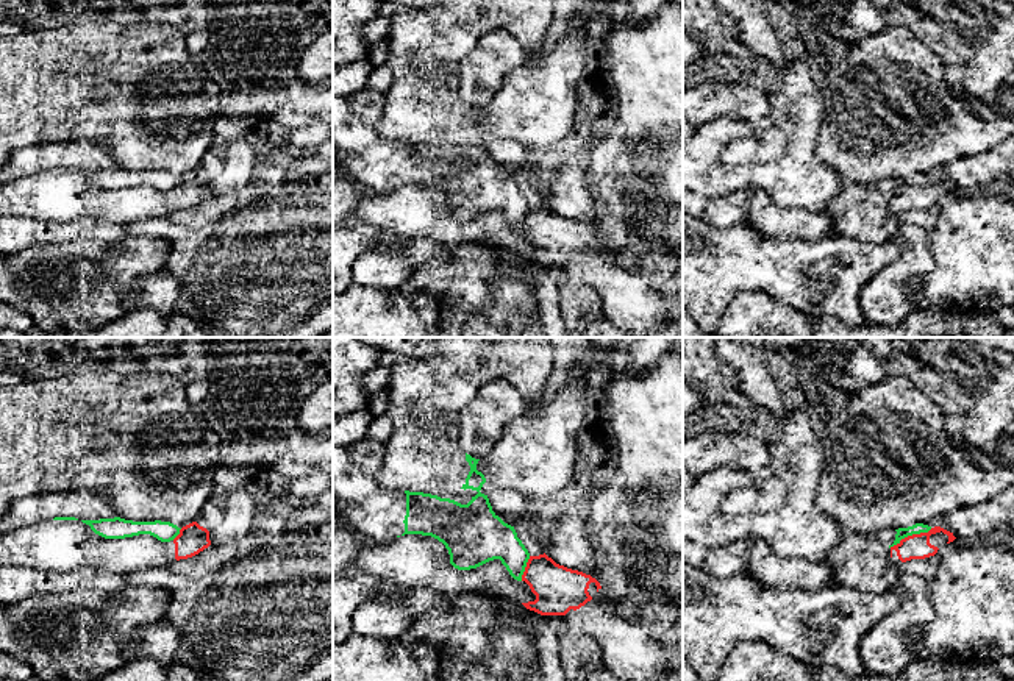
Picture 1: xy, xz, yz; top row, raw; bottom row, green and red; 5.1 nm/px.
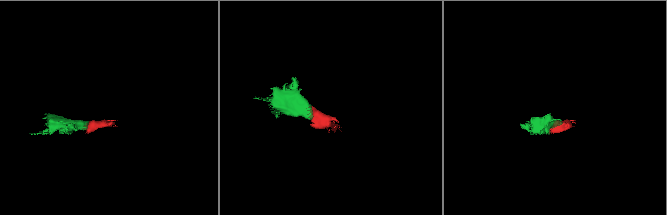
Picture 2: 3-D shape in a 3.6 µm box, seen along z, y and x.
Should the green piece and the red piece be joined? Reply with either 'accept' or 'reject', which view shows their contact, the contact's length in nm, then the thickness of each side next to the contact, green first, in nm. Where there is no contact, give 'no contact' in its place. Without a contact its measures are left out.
reject; meets green in yz; contact 240 nm long; 60 nm thick on the green side, 130 nm on the other

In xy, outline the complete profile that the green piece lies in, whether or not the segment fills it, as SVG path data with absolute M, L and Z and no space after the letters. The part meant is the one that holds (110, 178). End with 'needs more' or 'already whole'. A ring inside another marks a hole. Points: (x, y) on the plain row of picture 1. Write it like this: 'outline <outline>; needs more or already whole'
outline M80 139L75 142L39 144L19 148L3 166L0 181L37 175L52 169L81 170L105 189L150 184L161 192L170 192L181 180L170 172L133 172L120 169L105 145Z; needs more

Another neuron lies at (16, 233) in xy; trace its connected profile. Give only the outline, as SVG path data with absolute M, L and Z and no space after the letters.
M0 216L0 253L11 255L25 248L94 239L116 242L130 234L128 226L109 220L83 216L58 223L28 217Z

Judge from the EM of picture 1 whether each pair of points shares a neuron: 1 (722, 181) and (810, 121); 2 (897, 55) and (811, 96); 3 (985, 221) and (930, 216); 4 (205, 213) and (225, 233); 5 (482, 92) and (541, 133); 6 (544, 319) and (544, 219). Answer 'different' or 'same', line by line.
1: same
2: different
3: different
4: different
5: different
6: different

